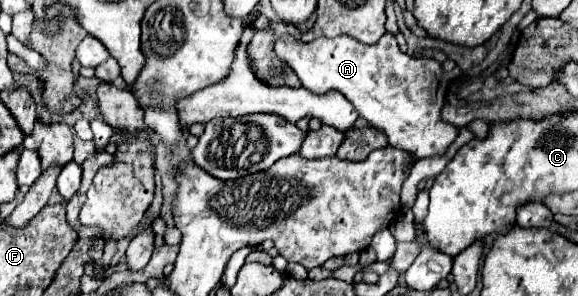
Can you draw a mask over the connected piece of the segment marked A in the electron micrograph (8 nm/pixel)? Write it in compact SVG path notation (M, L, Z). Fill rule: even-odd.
M385 32L377 44L361 44L357 38L347 34L337 38L317 38L313 42L301 42L299 38L285 34L275 42L273 52L277 54L277 58L287 62L297 72L301 84L307 90L315 94L339 90L355 106L359 116L363 116L371 126L387 134L391 146L407 150L415 158L443 154L457 136L457 127L441 118L441 108L447 100L449 84L453 84L453 80L457 80L463 74L461 68L445 72L441 62L433 58L417 58L417 56L403 54L397 44L397 38L391 32Z

